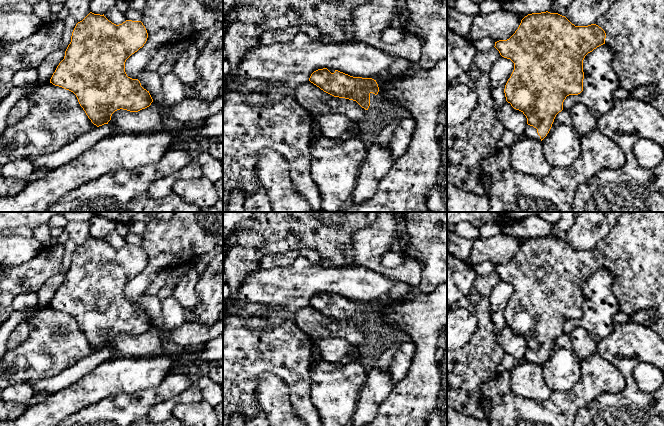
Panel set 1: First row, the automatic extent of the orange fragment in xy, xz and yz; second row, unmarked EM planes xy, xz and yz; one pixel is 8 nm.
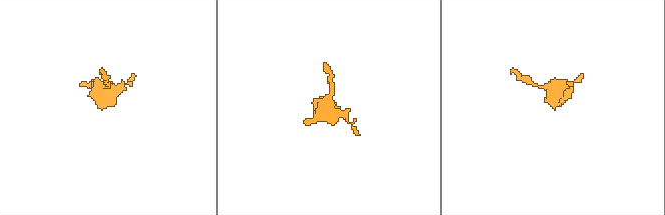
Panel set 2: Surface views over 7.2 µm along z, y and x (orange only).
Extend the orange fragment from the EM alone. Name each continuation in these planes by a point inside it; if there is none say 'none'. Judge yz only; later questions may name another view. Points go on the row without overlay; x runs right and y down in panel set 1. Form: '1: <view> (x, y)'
1: yz (530, 356)

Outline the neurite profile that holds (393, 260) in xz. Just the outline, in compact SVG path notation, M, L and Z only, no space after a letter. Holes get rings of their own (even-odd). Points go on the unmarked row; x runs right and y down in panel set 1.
M390 250L381 256L380 262L386 268L397 269L405 264L406 259L403 253Z

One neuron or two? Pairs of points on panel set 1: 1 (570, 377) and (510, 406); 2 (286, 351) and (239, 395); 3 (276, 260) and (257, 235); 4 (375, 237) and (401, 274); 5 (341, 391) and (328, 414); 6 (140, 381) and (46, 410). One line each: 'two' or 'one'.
1: two
2: one
3: two
4: one
5: one
6: one

